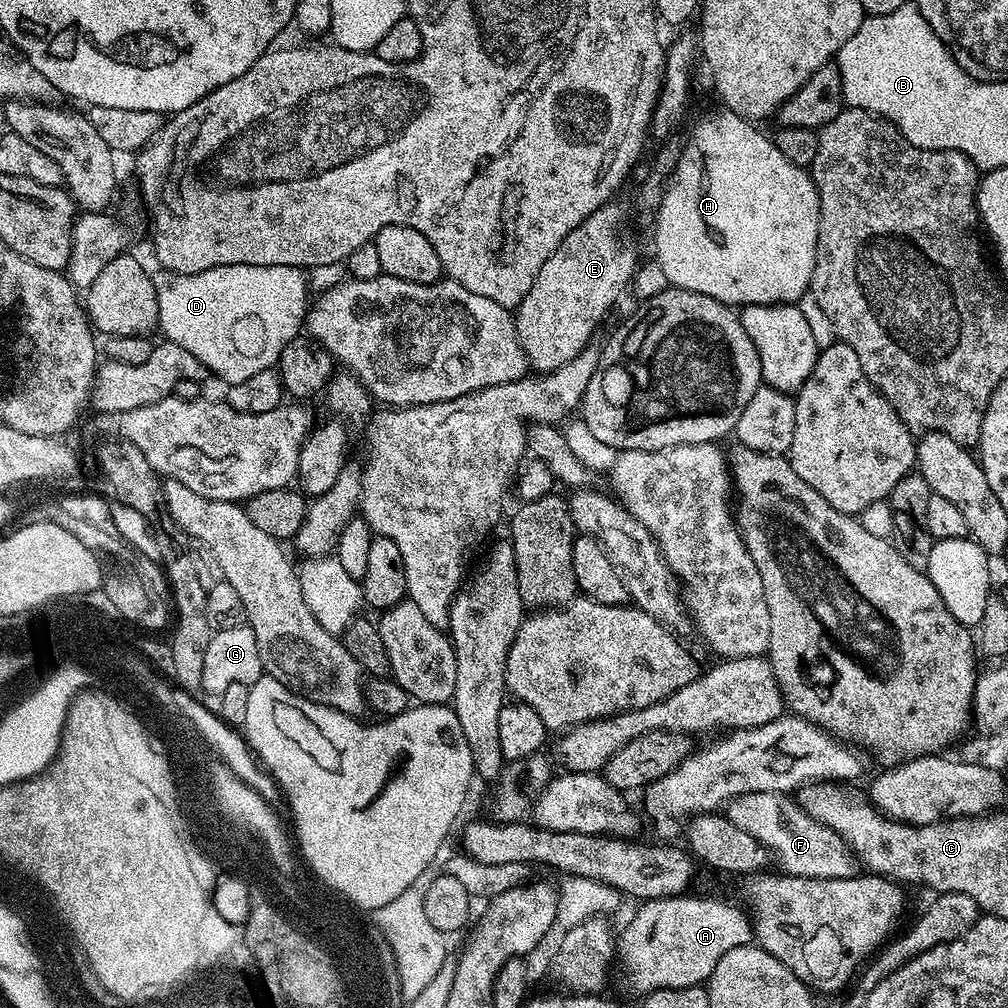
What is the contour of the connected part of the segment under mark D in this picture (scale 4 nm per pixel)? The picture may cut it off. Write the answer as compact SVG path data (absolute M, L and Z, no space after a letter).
M219 264L198 274L177 276L167 270L152 272L154 290L158 294L158 328L164 340L190 350L209 373L224 379L225 385L243 382L258 370L273 367L279 361L286 342L301 335L310 304L305 273L294 266L250 266Z

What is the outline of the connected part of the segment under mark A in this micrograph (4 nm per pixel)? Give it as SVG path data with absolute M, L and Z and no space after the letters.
M667 896L657 900L645 900L628 920L624 930L619 931L615 955L618 968L624 971L624 984L640 998L663 988L698 988L712 979L714 966L725 954L730 954L743 944L753 943L754 925L743 907L731 904L720 896Z

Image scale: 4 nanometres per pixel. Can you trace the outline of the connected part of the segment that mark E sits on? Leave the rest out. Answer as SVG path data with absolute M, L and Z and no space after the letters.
M609 202L594 210L590 218L586 218L542 262L542 270L538 270L538 278L532 280L530 290L522 298L522 302L514 309L516 333L520 336L520 344L528 355L528 363L537 373L553 372L558 366L566 366L583 348L593 343L592 335L596 327L604 320L604 315L616 304L616 299L624 292L624 287L632 280L636 272L636 248L620 233L624 219L630 212L617 202Z

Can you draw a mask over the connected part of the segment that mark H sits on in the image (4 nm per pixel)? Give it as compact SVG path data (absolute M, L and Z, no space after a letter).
M727 110L708 112L692 128L688 141L683 141L680 157L672 177L668 180L666 194L662 194L662 206L658 206L658 214L654 221L656 228L656 260L660 263L660 272L667 283L674 288L694 290L698 294L706 294L718 302L729 306L745 304L796 304L800 297L809 291L814 262L816 261L816 243L818 242L818 222L820 221L820 203L818 190L814 186L811 175L805 169L794 166L782 150L768 137L759 132L757 125L751 120L744 120L738 114Z

